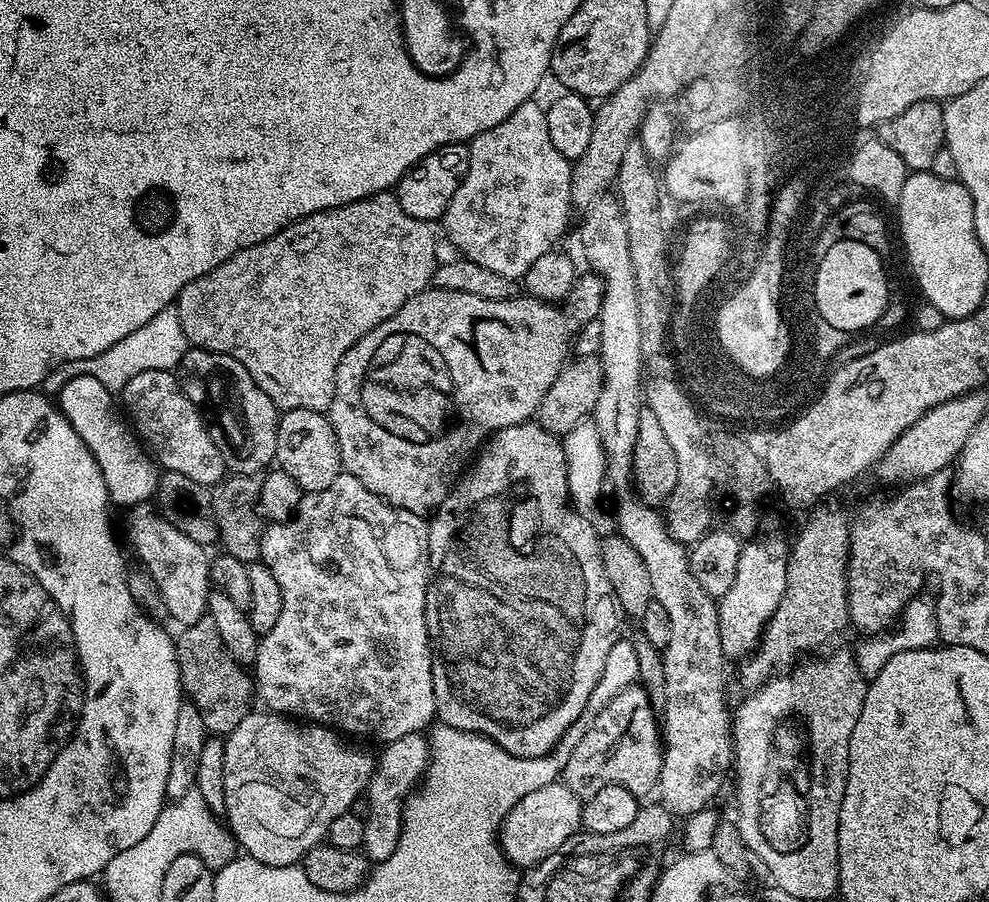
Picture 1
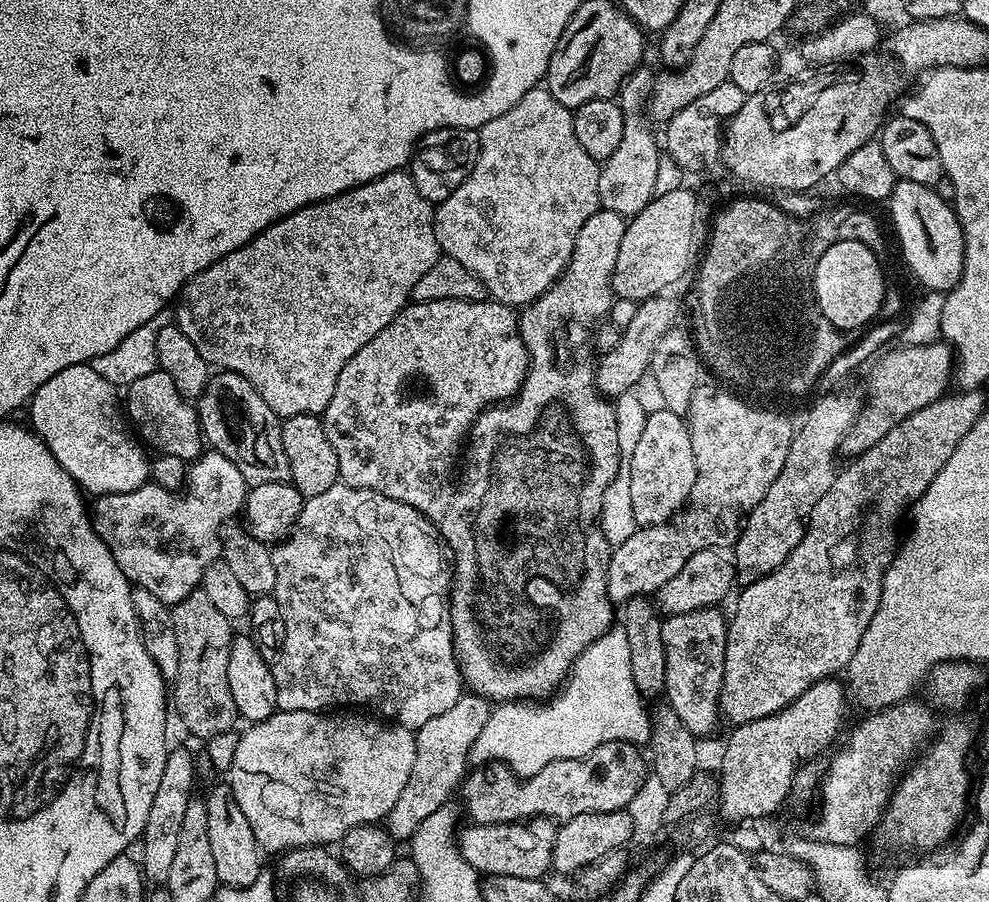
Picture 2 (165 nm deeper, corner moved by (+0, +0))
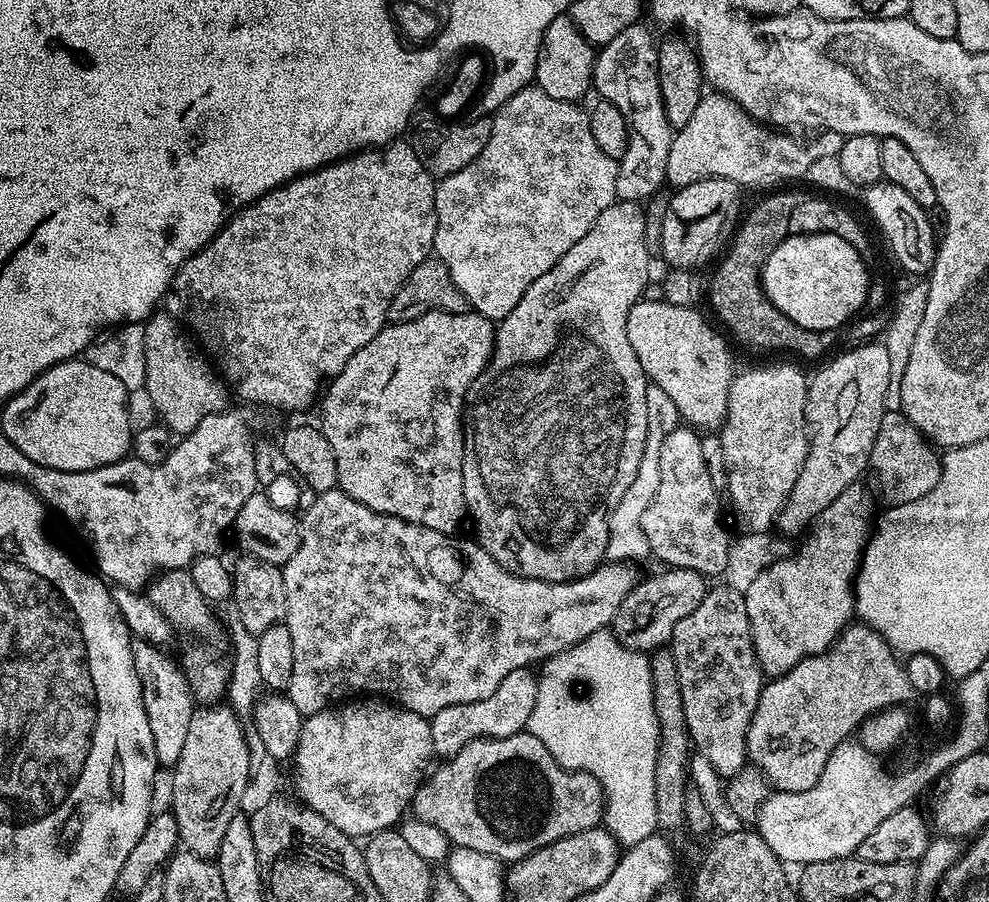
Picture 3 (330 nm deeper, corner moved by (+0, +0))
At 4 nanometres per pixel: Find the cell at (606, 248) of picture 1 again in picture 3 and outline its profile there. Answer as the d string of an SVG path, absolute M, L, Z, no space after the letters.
M637 22L626 26L622 34L617 34L615 38L610 38L597 51L596 65L592 67L592 88L595 95L602 100L608 100L618 110L624 112L624 117L628 123L628 145L626 154L618 162L618 186L616 195L621 200L635 200L637 202L647 201L661 189L665 187L668 175L666 174L666 162L670 158L670 146L674 129L670 122L666 122L666 110L662 106L662 90L658 82L658 51L657 41L652 41L652 36L643 28L643 23Z

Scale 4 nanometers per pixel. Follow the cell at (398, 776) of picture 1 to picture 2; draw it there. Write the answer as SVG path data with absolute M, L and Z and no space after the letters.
M464 694L457 704L446 710L446 714L438 714L438 718L430 718L426 726L415 729L414 770L410 770L406 787L386 817L386 827L393 840L411 841L418 826L422 826L422 822L426 822L426 818L430 818L434 810L445 807L451 801L448 799L451 798L452 791L461 787L469 771L474 738L482 734L482 726L486 726L489 711L489 701L484 697Z

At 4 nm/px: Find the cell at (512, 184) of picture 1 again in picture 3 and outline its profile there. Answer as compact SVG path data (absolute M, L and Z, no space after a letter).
M535 86L518 90L518 94L514 94L514 98L507 100L492 116L490 142L486 142L486 146L482 146L482 154L478 154L478 158L474 158L474 162L462 166L462 170L443 177L437 183L435 259L441 260L446 266L446 270L450 270L450 278L454 278L454 286L458 286L458 290L466 298L469 309L482 314L490 321L504 320L506 314L510 314L510 310L514 310L514 306L518 306L518 302L522 302L522 294L526 294L526 290L530 290L530 286L534 286L534 282L538 282L538 278L542 278L542 274L546 274L546 270L550 270L550 266L554 266L554 262L558 262L558 258L562 258L562 254L566 254L566 250L570 250L570 246L574 246L574 242L578 242L584 237L586 230L590 230L590 226L594 226L594 222L598 218L598 214L602 214L602 210L606 210L618 199L616 195L618 162L614 158L610 158L610 154L605 154L598 147L598 142L594 142L594 134L590 134L588 112L580 107L579 103L570 100L550 98L550 94L546 94L541 88Z

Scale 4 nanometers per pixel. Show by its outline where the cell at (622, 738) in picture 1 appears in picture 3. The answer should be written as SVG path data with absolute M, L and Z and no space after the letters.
M527 730L501 740L489 736L472 740L466 746L462 746L458 754L447 757L441 764L444 765L436 773L433 771L416 791L410 808L415 819L428 822L430 826L436 826L440 833L457 848L478 850L478 854L490 854L495 860L501 862L515 862L534 854L534 850L542 850L542 846L550 846L550 842L558 842L558 838L566 838L570 834L578 834L582 830L597 827L604 819L604 791L600 783L585 772L570 772L567 768L562 768L550 754L550 750L546 750L546 746L542 746L542 742L538 742L538 738L534 738L534 734Z

